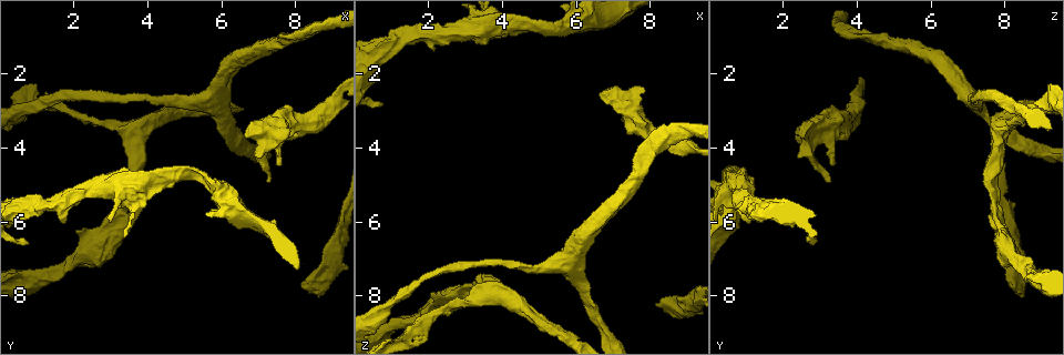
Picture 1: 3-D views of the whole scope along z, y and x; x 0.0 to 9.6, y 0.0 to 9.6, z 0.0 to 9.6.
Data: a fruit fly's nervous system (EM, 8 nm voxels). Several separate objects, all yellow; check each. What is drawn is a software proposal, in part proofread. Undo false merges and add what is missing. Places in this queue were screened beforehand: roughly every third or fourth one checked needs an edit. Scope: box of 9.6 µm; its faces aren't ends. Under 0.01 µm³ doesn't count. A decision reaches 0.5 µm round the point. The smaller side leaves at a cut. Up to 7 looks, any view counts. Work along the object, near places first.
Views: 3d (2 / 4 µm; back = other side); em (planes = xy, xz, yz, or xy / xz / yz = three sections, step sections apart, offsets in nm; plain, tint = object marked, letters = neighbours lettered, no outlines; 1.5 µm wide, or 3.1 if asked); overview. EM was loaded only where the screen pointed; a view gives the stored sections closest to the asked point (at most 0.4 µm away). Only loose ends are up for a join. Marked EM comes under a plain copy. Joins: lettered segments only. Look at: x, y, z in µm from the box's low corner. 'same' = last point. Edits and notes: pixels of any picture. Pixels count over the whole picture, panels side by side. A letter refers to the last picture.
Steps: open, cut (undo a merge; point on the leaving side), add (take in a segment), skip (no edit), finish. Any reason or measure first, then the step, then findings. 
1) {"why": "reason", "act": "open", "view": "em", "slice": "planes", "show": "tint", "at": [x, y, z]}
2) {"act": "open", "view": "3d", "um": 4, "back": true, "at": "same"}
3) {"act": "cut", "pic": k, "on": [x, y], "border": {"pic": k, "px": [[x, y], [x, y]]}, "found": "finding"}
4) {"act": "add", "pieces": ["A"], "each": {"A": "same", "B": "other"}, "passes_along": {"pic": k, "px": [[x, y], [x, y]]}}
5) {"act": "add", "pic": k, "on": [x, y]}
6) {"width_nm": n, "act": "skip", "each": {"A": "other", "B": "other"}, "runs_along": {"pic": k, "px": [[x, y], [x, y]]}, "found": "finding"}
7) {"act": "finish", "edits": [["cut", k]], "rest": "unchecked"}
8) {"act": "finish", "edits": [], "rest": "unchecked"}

{"why": "tapers out", "act": "open", "view": "3d", "um": 2, "at": [0.75, 6.60, 2.90]}

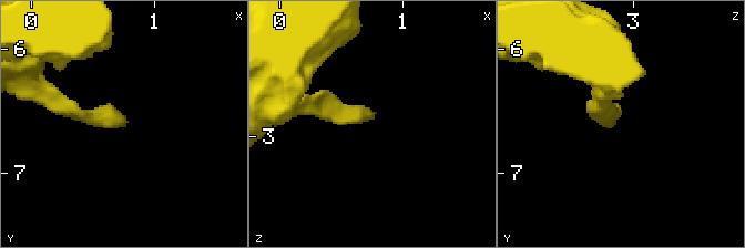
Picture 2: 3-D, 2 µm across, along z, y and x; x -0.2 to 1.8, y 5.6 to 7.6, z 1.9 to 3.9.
{"why": "need the tissue", "act": "open", "view": "em", "slice": "planes", "show": "letters", "at": [0.74, 6.62, 2.86]}

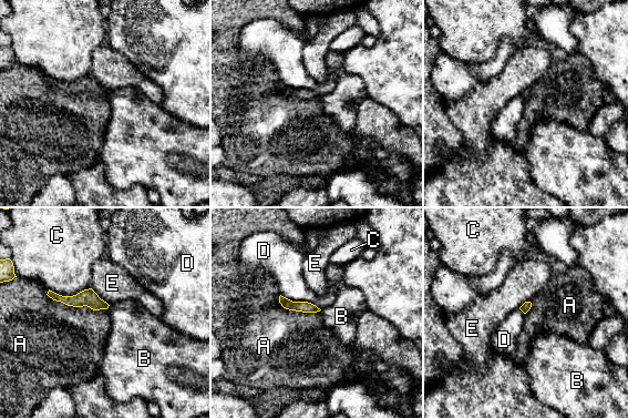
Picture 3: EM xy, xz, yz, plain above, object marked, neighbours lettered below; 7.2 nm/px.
{"act": "skip", "each": {"A": "other", "B": "other", "C": "other", "D": "other", "E": "other"}, "found": "no lettered segment goes on from it"}

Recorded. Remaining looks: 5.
{"why": "free end", "act": "open", "view": "3d", "um": 2, "at": [8.20, 7.75, 8.25]}

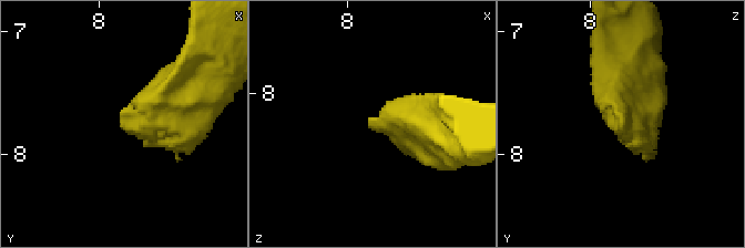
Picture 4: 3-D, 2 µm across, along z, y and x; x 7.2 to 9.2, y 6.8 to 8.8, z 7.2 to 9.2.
{"why": "need the tissue", "act": "open", "view": "em", "slice": "planes", "show": "tint", "at": [8.20, 7.74, 8.22]}

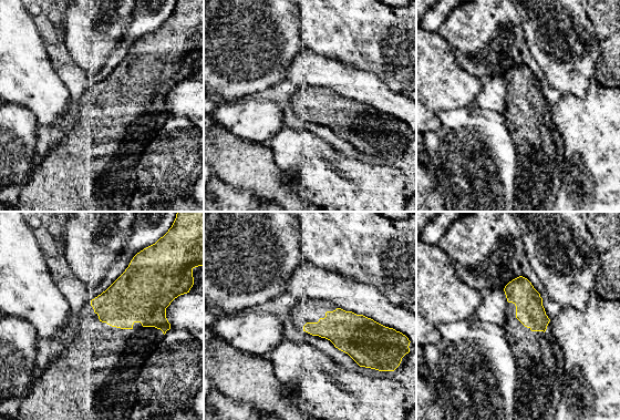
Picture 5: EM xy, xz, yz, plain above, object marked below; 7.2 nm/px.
{"act": "open", "view": "em", "slice": "planes", "show": "letters", "at": "same"}

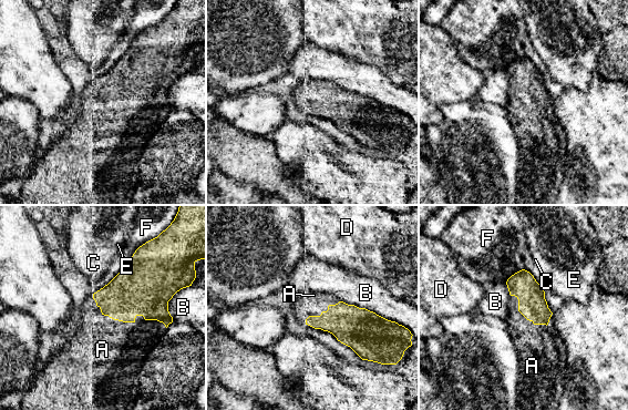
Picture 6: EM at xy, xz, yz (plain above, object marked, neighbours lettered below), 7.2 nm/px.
{"act": "add", "pieces": ["A"], "each": {"A": "same", "B": "other", "C": "other", "D": "other", "E": "other", "F": "other"}, "passes_along": {"pic": 6, "px": [[135, 290], [119, 320], [102, 349]]}, "found": "it goes on there"}

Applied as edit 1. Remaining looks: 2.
{"act": "finish", "edits": [["add", 6]], "rest": "unchecked"}

